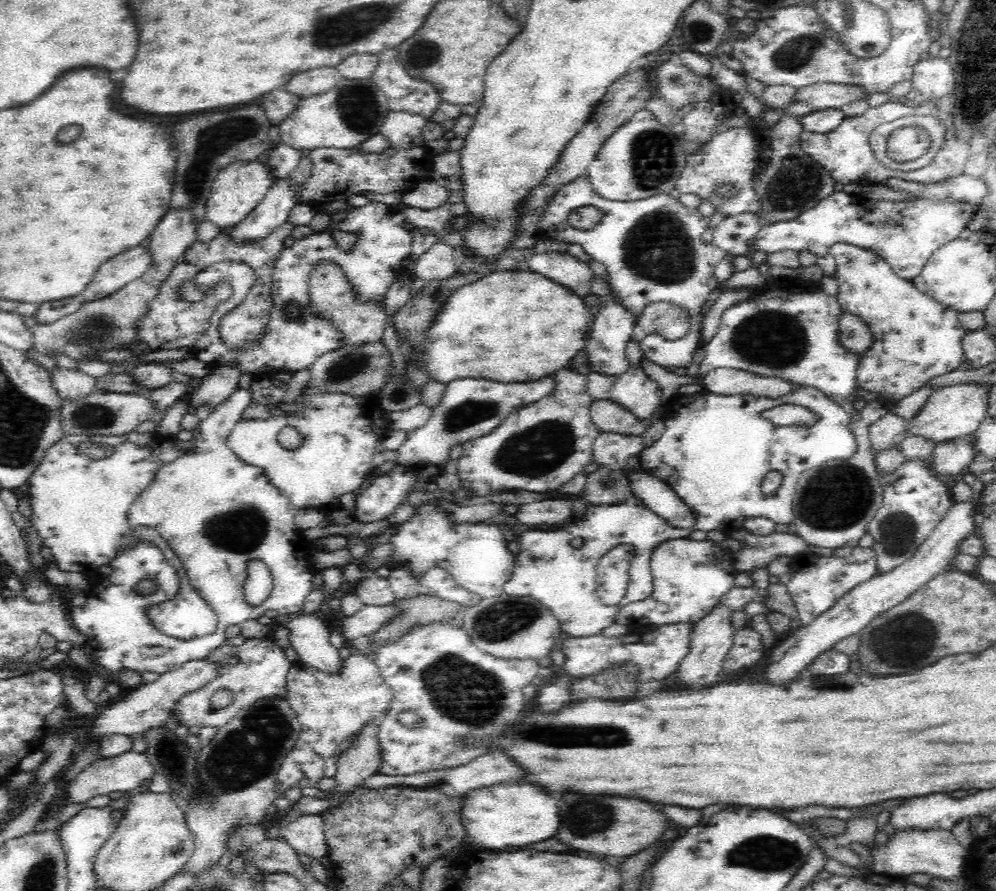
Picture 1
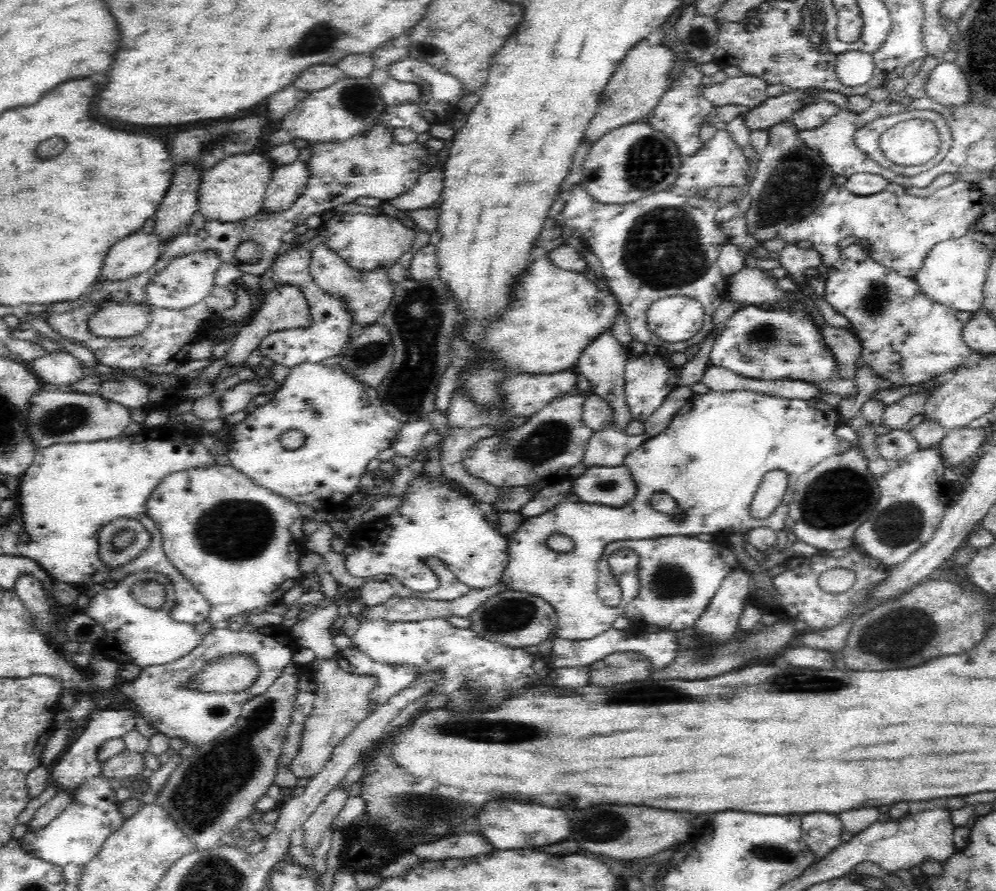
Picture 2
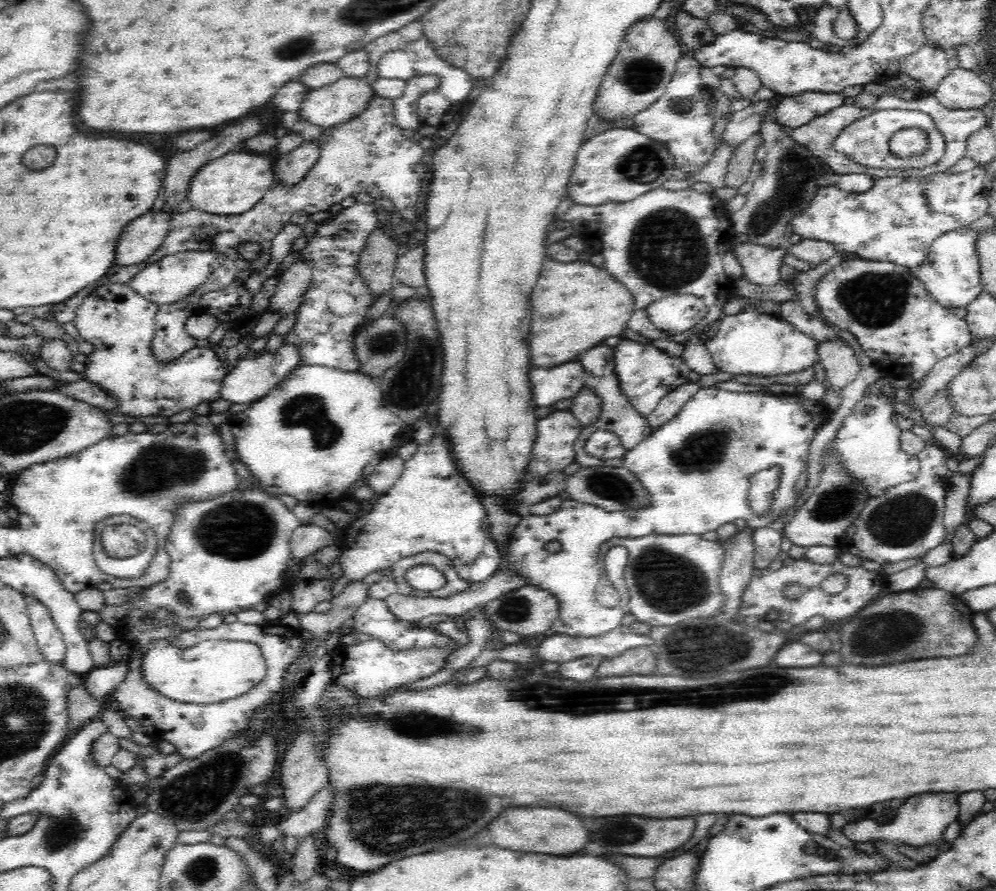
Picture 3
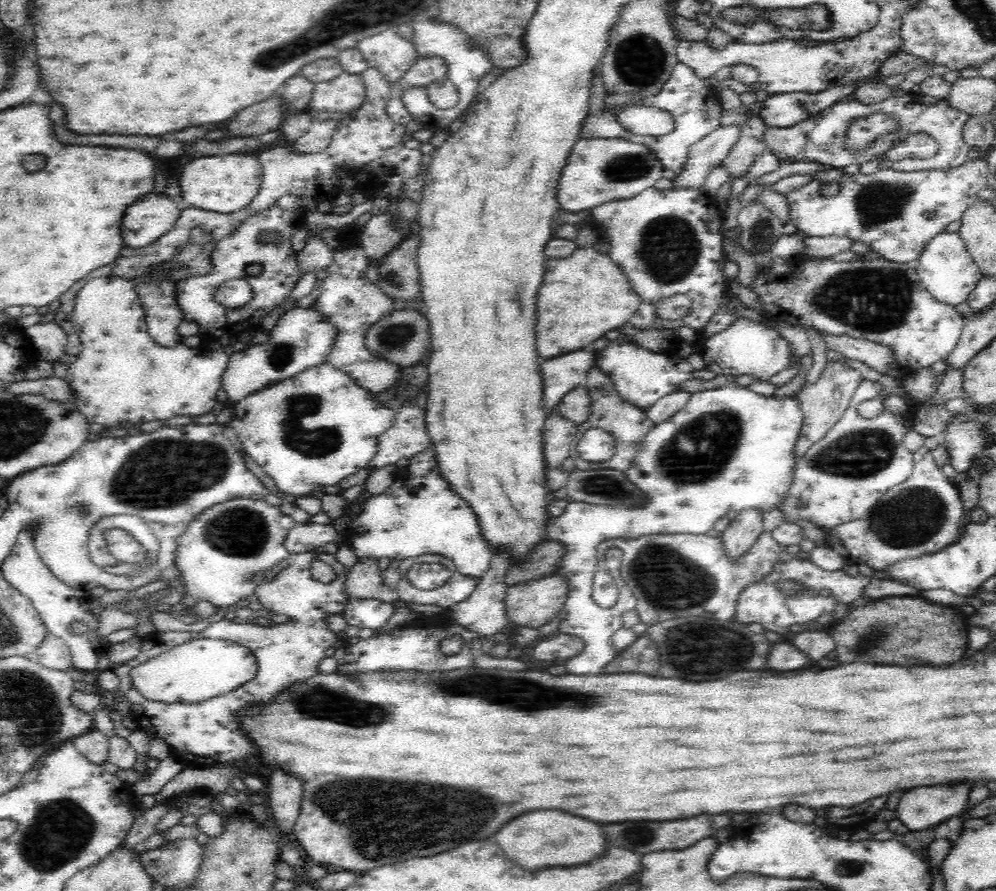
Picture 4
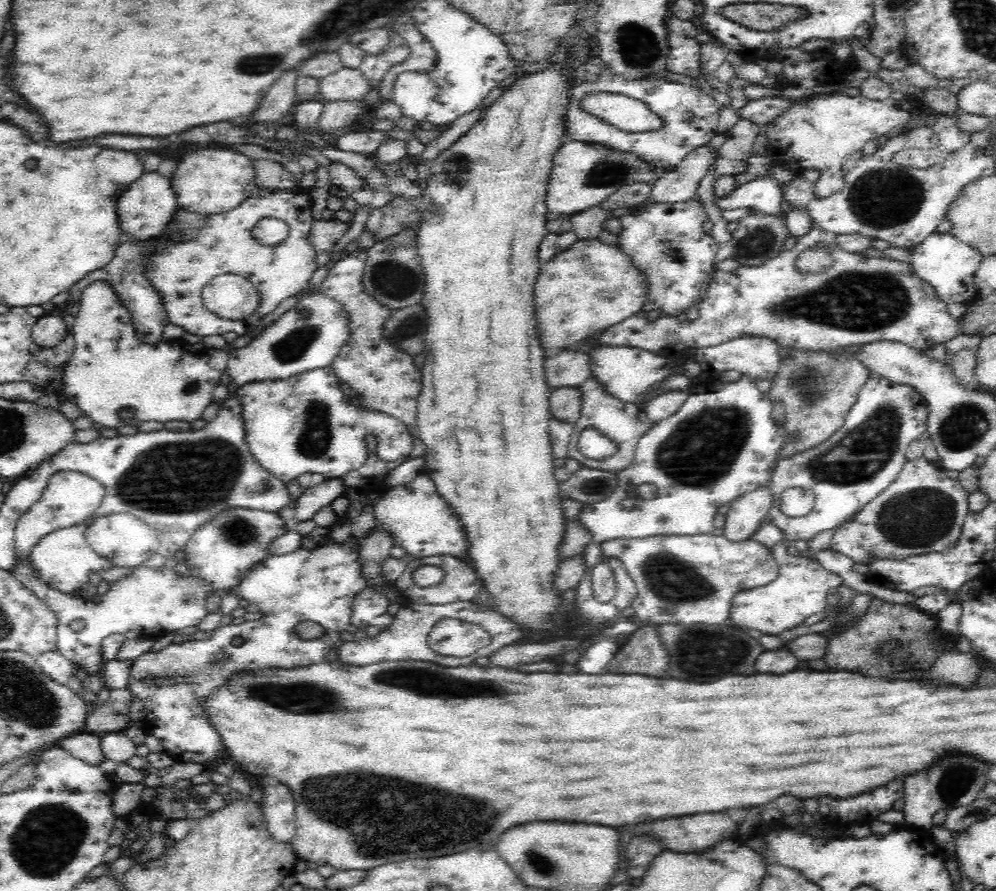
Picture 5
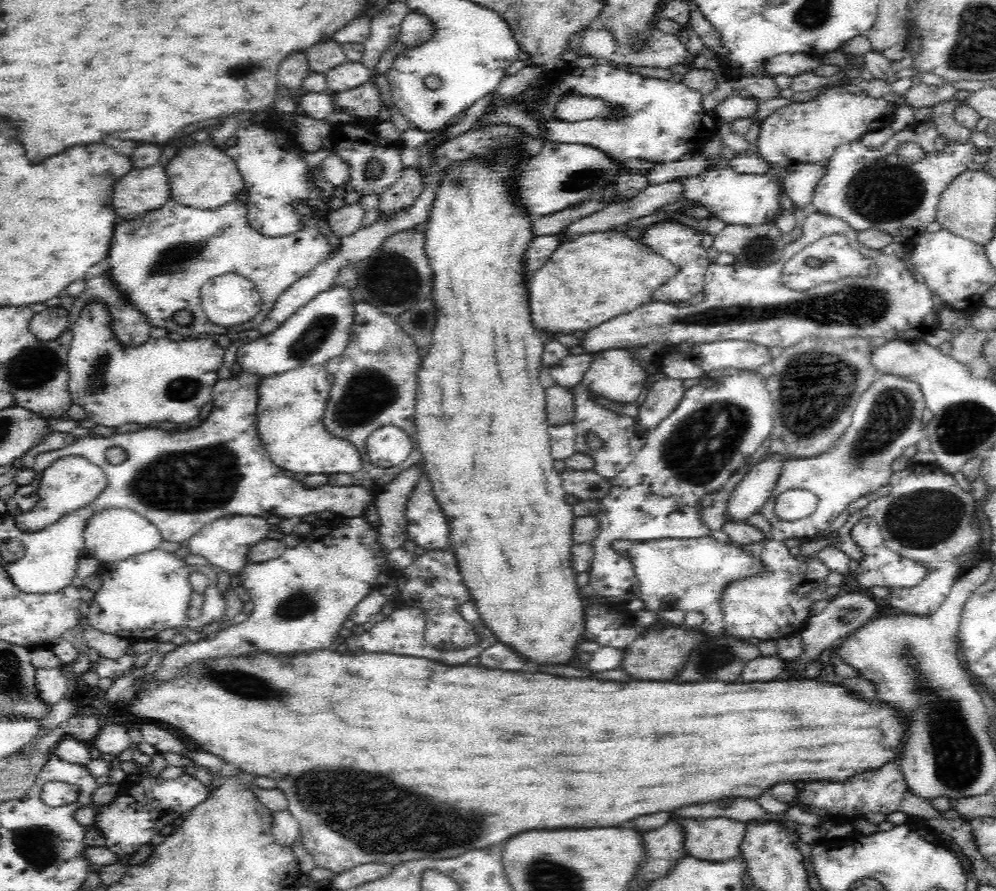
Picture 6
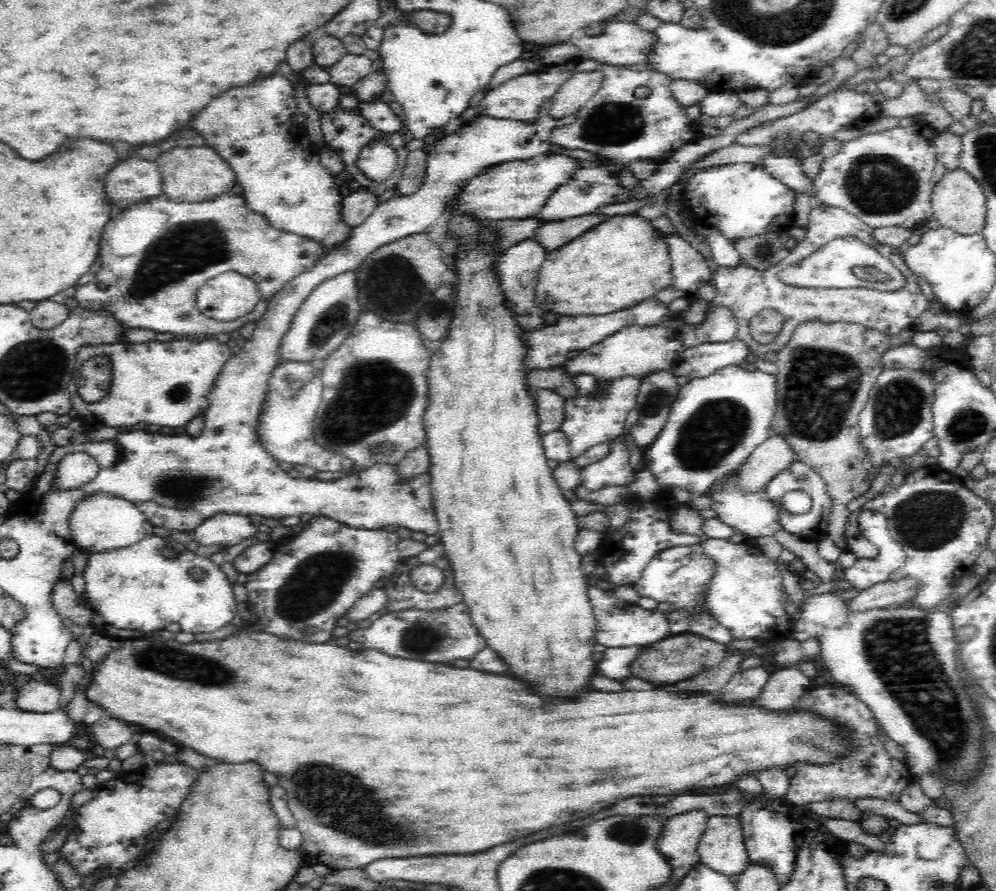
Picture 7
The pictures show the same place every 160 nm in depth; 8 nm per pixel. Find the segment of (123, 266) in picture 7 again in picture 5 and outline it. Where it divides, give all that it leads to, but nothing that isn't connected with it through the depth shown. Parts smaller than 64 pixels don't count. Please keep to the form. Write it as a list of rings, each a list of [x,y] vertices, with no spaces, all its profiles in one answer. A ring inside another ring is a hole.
[[[298,189],[288,192],[277,191],[264,197],[250,196],[250,198],[235,206],[232,210],[205,215],[205,223],[183,239],[174,239],[172,233],[170,233],[174,222],[176,222],[176,214],[172,215],[163,231],[152,237],[155,240],[155,245],[143,254],[143,276],[151,284],[151,288],[159,294],[167,320],[176,326],[181,326],[188,334],[204,337],[213,334],[223,335],[226,332],[248,334],[252,330],[260,329],[260,320],[273,310],[276,310],[278,304],[282,304],[286,298],[294,296],[294,294],[300,292],[308,285],[312,274],[318,268],[318,264],[316,264],[318,249],[310,241],[310,232],[312,232],[312,226],[314,226],[314,222],[317,220],[314,218],[314,212],[312,212],[312,206],[314,206],[312,202],[308,191],[300,191]],[[259,218],[284,219],[290,225],[289,235],[282,242],[272,243],[271,245],[258,242],[258,239],[253,235],[253,228]],[[228,273],[239,274],[247,278],[260,293],[260,302],[262,303],[258,307],[258,310],[247,319],[224,320],[212,314],[204,306],[202,298],[202,289],[204,286],[212,278]]]

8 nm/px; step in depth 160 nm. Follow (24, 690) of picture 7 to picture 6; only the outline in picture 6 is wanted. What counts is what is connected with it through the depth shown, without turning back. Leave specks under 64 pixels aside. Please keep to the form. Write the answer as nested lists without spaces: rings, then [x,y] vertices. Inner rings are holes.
[[[60,667],[40,668],[35,672],[38,698],[46,705],[53,706],[67,695],[68,681]]]

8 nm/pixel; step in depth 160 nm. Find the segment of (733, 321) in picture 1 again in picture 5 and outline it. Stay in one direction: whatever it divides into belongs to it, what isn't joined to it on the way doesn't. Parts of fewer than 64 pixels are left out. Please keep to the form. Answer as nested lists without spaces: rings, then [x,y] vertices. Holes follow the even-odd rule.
[[[742,336],[742,338],[734,338],[734,340],[723,342],[718,346],[697,348],[690,358],[707,371],[724,372],[724,370],[736,370],[736,372],[742,372],[742,374],[754,378],[754,380],[771,380],[779,369],[779,362],[782,358],[778,354],[779,350],[779,346],[769,338]]]

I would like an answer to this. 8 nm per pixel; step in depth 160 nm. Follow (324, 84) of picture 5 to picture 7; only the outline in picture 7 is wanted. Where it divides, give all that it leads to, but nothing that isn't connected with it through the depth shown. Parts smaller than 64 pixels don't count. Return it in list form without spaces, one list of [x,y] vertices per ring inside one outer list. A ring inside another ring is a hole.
[[[347,53],[344,58],[329,66],[328,72],[333,83],[352,87],[361,78],[370,74],[372,63],[365,55]]]

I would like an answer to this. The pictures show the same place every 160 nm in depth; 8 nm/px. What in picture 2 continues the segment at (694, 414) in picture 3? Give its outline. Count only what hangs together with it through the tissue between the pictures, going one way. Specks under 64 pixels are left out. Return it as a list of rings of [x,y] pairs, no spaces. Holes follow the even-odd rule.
[[[753,390],[712,391],[696,394],[674,416],[670,425],[661,434],[649,437],[636,450],[628,451],[623,456],[623,466],[630,470],[630,475],[638,485],[634,500],[626,506],[614,509],[587,502],[559,502],[554,508],[538,516],[528,517],[518,530],[508,538],[507,565],[501,581],[510,590],[517,590],[545,598],[558,615],[553,638],[589,639],[606,632],[613,627],[615,620],[626,612],[626,606],[638,594],[637,570],[628,570],[626,584],[620,586],[621,601],[618,606],[602,604],[597,596],[599,562],[604,548],[611,541],[644,540],[658,536],[697,536],[711,534],[715,538],[738,532],[746,534],[754,528],[766,527],[779,531],[784,529],[784,521],[789,516],[789,508],[795,495],[800,478],[816,467],[827,456],[841,453],[854,446],[838,441],[834,432],[840,427],[841,415],[836,407],[828,405],[819,398],[808,400],[782,398],[780,395],[762,394]],[[772,470],[782,470],[788,474],[789,484],[781,505],[770,514],[770,518],[760,520],[751,515],[749,506],[762,478]],[[658,492],[672,496],[681,510],[681,517],[666,511],[658,511],[652,506],[651,498]],[[552,534],[564,534],[574,542],[571,552],[558,553],[550,549],[547,541]]]

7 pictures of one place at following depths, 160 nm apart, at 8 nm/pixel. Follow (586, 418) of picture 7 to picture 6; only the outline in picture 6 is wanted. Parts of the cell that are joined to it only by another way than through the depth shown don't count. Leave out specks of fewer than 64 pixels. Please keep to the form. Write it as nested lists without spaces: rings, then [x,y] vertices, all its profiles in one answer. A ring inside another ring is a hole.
[[[608,349],[594,353],[596,358],[592,362],[592,366],[583,376],[581,384],[592,390],[596,394],[600,394],[620,404],[636,404],[641,401],[646,390],[644,381],[648,376],[639,367],[639,364],[631,358],[627,349]]]

